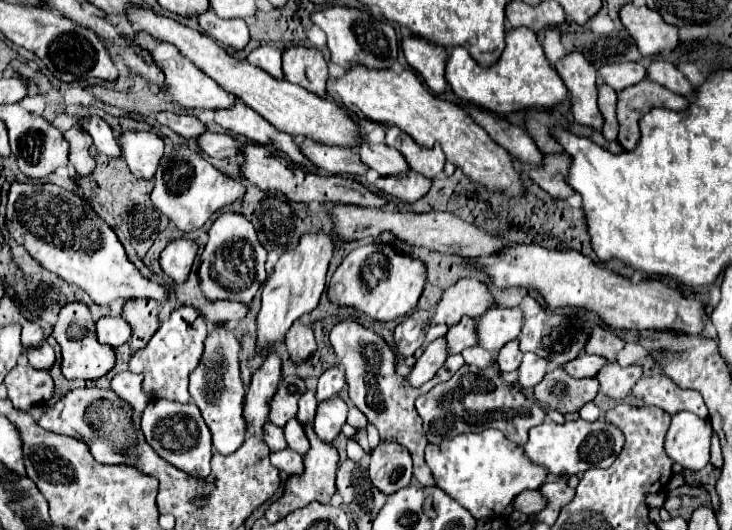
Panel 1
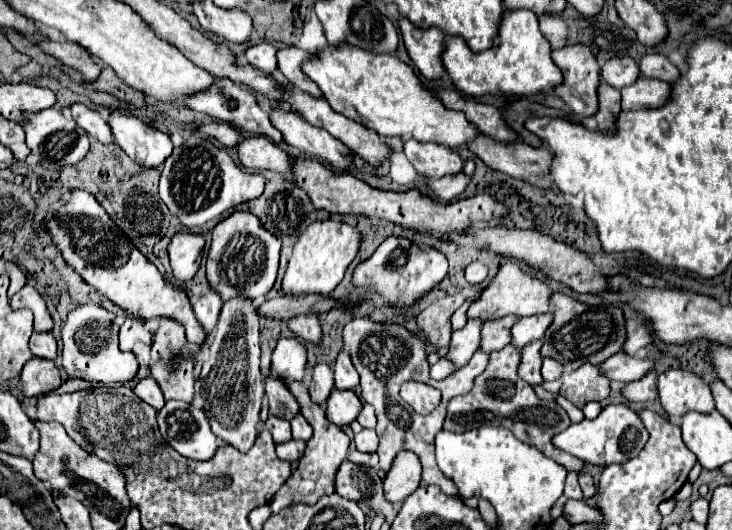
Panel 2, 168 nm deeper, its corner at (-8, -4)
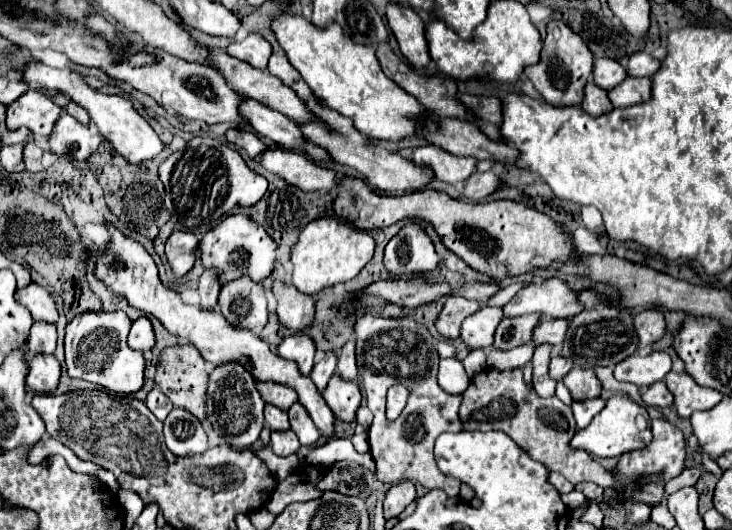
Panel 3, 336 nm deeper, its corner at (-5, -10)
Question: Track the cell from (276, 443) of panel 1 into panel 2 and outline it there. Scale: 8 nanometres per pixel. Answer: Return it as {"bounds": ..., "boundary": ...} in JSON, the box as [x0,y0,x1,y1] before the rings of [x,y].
{"bounds":[265,416,291,444],"boundary":[[[269,416],[267,422],[265,422],[265,428],[271,432],[275,444],[283,444],[285,440],[291,440],[291,428],[289,428],[289,422],[287,420]]]}

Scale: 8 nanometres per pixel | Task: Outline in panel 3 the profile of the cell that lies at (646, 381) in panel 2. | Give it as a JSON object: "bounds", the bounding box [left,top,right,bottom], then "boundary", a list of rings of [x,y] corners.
{"bounds":[642,382,674,408],"boundary":[[[656,382],[648,390],[644,390],[642,400],[648,406],[656,406],[656,408],[666,408],[666,406],[672,406],[674,404],[674,396],[670,394],[670,390],[666,388],[664,382]]]}

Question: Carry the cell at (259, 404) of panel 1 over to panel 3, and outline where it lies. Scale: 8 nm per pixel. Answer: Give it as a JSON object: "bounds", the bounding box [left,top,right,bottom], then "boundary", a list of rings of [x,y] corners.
{"bounds":[278,334,316,374],"boundary":[[[294,334],[294,336],[284,338],[284,342],[278,346],[278,354],[286,360],[298,362],[302,374],[310,374],[310,370],[314,366],[316,344],[306,334]]]}

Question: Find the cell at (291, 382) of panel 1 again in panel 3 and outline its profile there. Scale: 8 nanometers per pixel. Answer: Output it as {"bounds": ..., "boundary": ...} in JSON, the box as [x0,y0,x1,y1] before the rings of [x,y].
{"bounds":[256,382,298,410],"boundary":[[[256,382],[256,384],[258,384],[258,390],[260,390],[264,402],[278,406],[282,410],[288,410],[298,400],[294,390],[290,390],[290,386],[282,386],[276,382]]]}

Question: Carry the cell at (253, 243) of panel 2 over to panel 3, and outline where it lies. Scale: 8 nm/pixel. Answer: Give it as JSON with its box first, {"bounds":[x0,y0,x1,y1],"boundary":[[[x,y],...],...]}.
{"bounds":[200,214,276,282],"boundary":[[[234,214],[228,216],[224,222],[220,222],[216,228],[208,230],[200,238],[200,258],[206,268],[218,268],[220,272],[220,282],[230,282],[234,278],[240,278],[242,274],[250,274],[254,282],[262,282],[264,278],[270,276],[272,264],[276,260],[276,242],[244,214]]]}

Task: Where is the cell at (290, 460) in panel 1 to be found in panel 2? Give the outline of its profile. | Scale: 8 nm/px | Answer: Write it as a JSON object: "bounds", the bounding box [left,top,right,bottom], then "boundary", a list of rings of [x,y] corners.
{"bounds":[277,440,305,464],"boundary":[[[289,440],[285,444],[277,444],[277,456],[291,464],[299,462],[303,452],[305,452],[305,442],[301,442],[301,440]]]}

